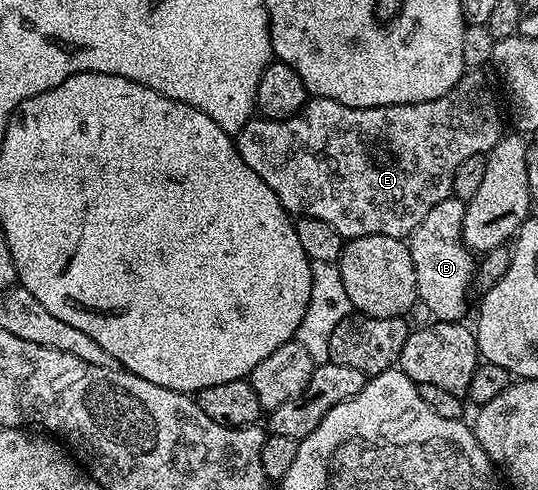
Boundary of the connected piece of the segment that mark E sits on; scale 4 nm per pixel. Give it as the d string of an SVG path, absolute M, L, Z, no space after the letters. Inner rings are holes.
M480 70L465 71L454 90L442 94L442 98L417 104L355 108L317 96L309 99L301 112L285 120L248 120L246 126L235 133L236 149L242 154L242 162L278 194L282 206L293 217L322 218L322 222L334 226L345 238L407 238L438 202L452 195L458 166L462 166L466 158L474 158L474 154L486 154L505 135L500 104L484 74Z

